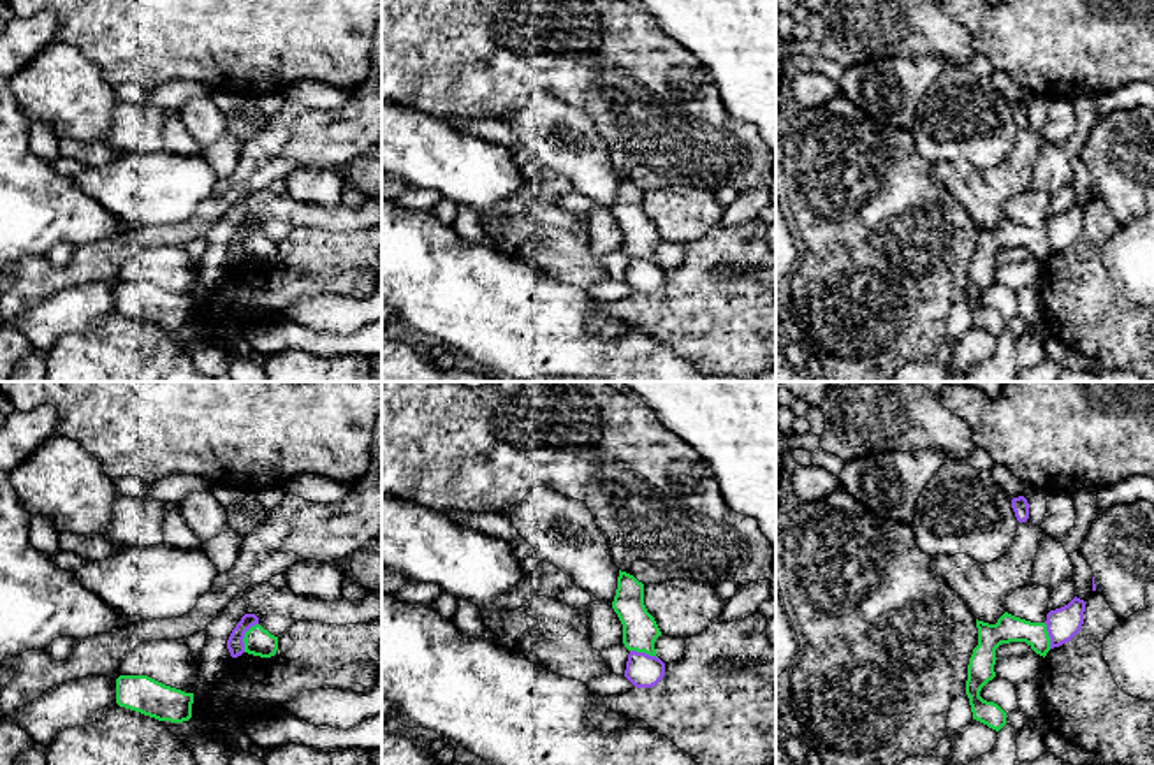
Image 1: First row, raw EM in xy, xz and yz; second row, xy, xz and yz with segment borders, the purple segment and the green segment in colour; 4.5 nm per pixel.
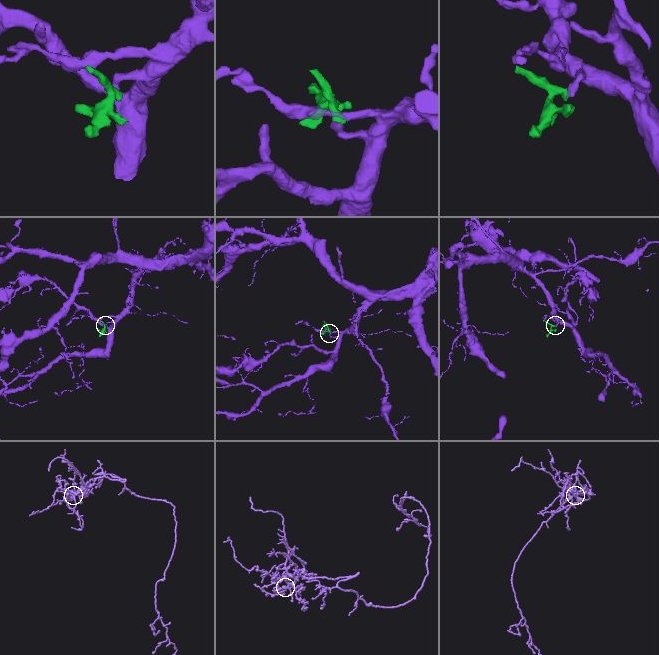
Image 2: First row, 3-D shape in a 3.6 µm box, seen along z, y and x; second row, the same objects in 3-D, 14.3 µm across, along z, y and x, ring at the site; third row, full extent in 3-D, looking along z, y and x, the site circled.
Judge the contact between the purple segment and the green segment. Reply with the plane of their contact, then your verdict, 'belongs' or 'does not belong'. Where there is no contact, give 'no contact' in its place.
xy | does not belong

